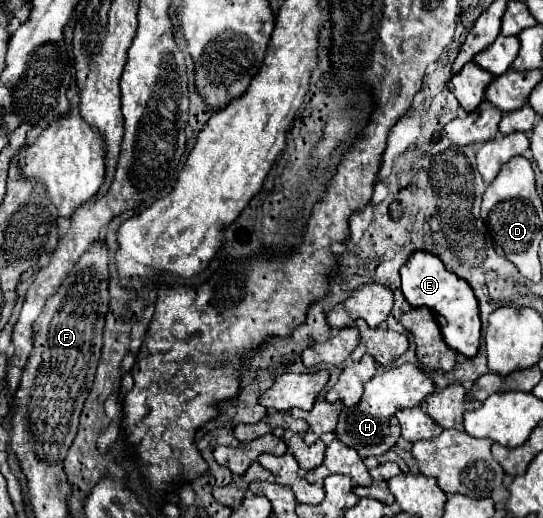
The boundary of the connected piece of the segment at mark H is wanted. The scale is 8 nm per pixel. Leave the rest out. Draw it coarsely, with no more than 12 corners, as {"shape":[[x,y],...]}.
{"shape":[[412,363],[364,385],[336,439],[362,459],[400,437],[396,411],[422,403],[432,379]]}

